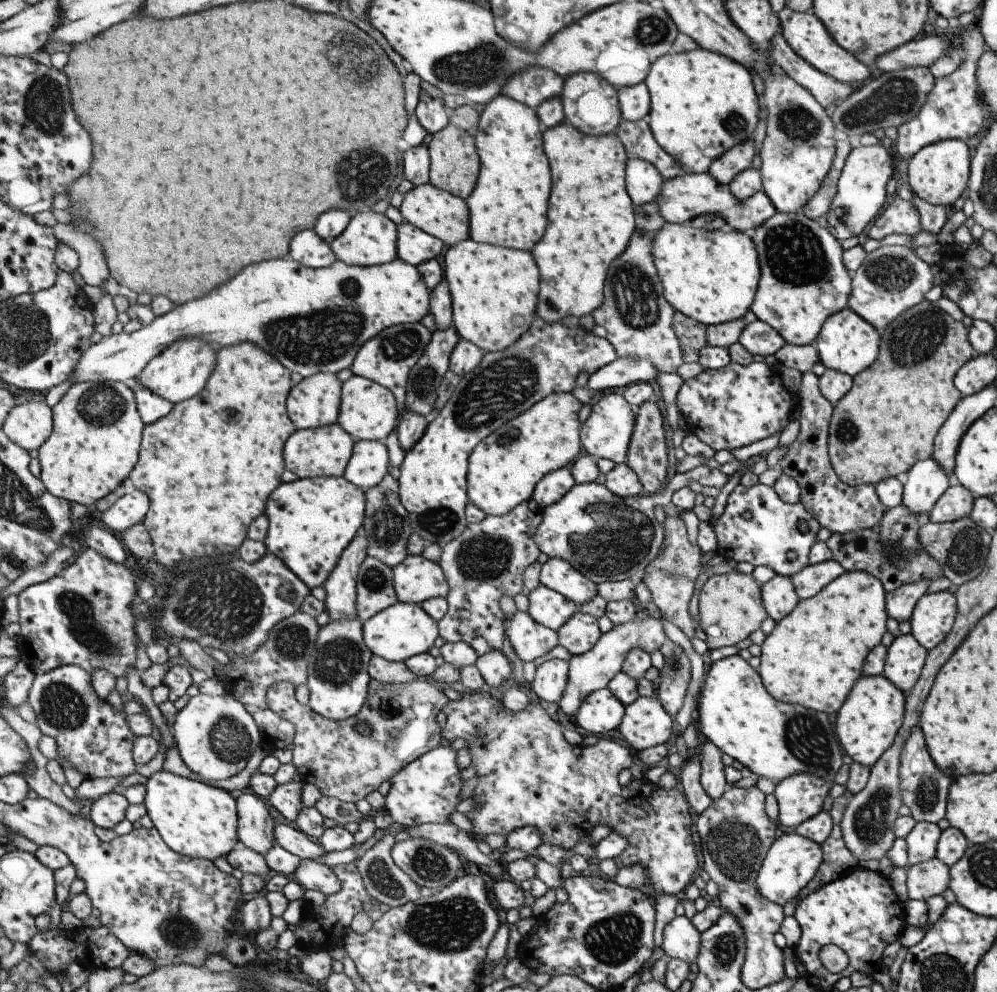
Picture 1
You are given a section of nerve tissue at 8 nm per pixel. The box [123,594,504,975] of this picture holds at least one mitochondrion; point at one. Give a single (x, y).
(449, 925)

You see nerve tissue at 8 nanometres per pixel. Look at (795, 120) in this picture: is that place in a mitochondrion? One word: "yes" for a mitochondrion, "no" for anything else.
yes

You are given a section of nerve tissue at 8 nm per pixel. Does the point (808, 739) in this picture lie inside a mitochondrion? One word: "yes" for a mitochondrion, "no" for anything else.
yes

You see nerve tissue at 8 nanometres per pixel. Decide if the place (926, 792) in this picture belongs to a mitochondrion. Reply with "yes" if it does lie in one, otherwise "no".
yes

